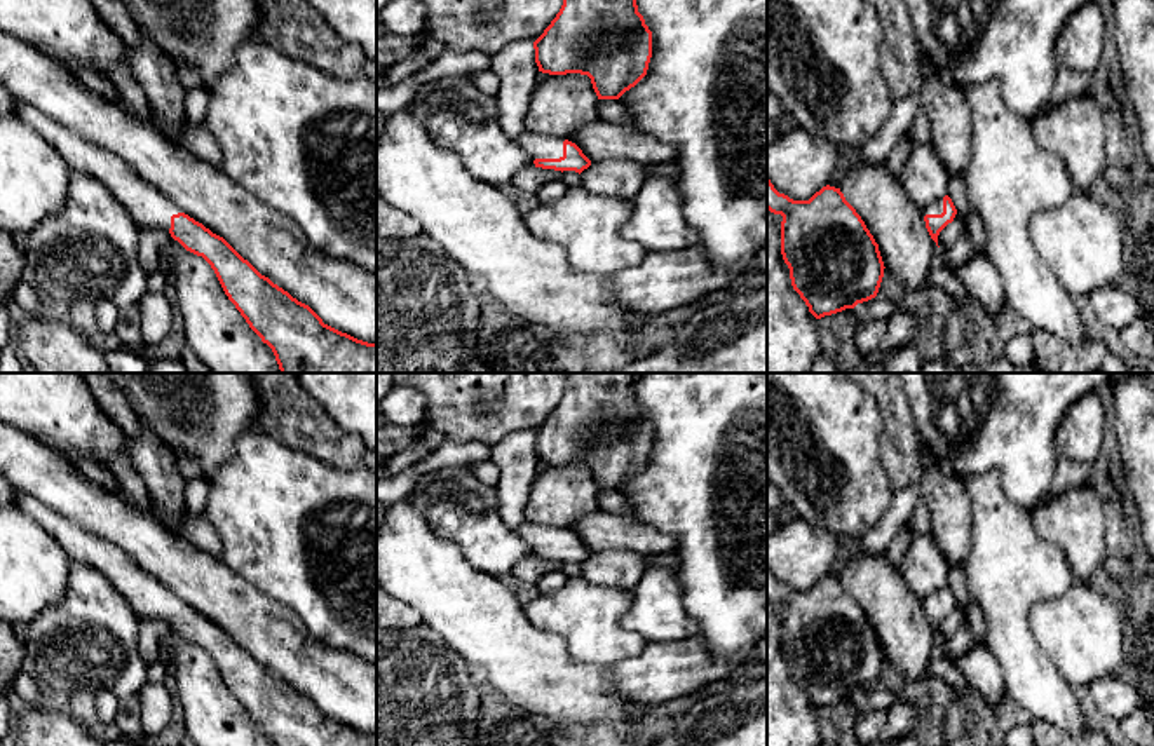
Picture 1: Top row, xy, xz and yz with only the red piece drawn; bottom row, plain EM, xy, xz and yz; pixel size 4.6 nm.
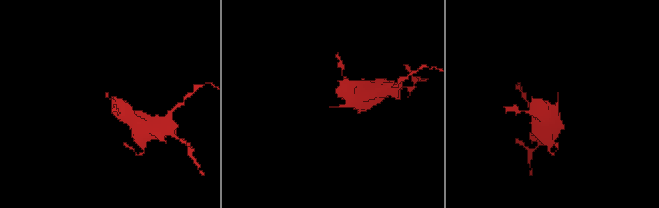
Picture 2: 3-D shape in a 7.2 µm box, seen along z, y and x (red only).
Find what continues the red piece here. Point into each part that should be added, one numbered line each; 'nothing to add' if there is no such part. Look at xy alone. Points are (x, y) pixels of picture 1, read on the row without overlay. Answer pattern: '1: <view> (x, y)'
1: xy (150, 600)

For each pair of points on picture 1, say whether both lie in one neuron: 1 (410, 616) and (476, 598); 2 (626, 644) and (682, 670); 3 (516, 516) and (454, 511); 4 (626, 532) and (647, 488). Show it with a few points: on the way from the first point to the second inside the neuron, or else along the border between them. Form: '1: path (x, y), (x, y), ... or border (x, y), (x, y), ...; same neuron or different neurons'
1: border (394, 596), (410, 603), (419, 612), (422, 623); different neurons
2: border (649, 642), (637, 654), (610, 666); different neurons
3: border (492, 487), (497, 497), (499, 516), (515, 530); different neurons
4: border (631, 515), (670, 535); different neurons

